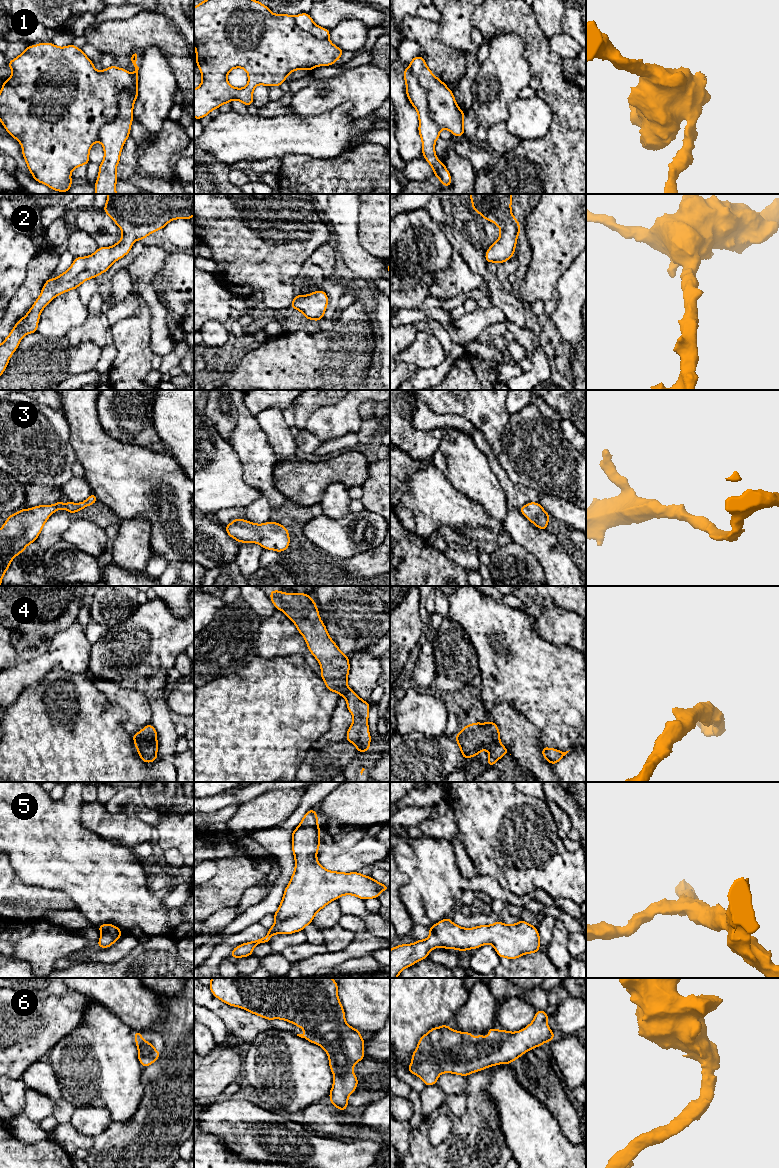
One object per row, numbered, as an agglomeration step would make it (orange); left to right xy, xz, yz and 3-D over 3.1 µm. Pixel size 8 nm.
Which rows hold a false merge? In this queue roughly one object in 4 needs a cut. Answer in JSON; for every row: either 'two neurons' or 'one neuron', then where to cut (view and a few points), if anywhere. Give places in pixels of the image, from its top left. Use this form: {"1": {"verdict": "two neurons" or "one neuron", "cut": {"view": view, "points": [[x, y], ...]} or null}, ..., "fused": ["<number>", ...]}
{"1": {"verdict": "two neurons", "cut": {"view": "xy", "points": [[128, 91], [122, 93], [118, 114], [101, 127], [98, 140]]}}, "2": {"verdict": "one neuron", "cut": null}, "3": {"verdict": "one neuron", "cut": null}, "4": {"verdict": "one neuron", "cut": null}, "5": {"verdict": "one neuron", "cut": null}, "6": {"verdict": "one neuron", "cut": null}, "fused": ["1"]}

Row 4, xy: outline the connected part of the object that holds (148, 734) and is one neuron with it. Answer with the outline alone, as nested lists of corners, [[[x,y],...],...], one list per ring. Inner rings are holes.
[[[152,724],[146,725],[141,731],[132,735],[136,750],[145,763],[157,760],[157,731]]]

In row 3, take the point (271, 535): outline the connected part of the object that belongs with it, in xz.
[[[236,518],[224,527],[228,535],[239,543],[257,543],[264,549],[277,552],[285,551],[290,544],[287,528],[273,521],[255,524],[241,518]]]

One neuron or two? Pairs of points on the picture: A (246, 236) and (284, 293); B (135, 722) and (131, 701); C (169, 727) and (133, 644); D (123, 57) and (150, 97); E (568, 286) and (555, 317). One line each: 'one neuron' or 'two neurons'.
A: one neuron
B: one neuron
C: one neuron
D: two neurons
E: one neuron

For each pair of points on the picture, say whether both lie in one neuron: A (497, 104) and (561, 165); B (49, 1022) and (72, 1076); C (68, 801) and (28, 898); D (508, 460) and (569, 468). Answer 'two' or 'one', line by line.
A: two
B: two
C: two
D: one

